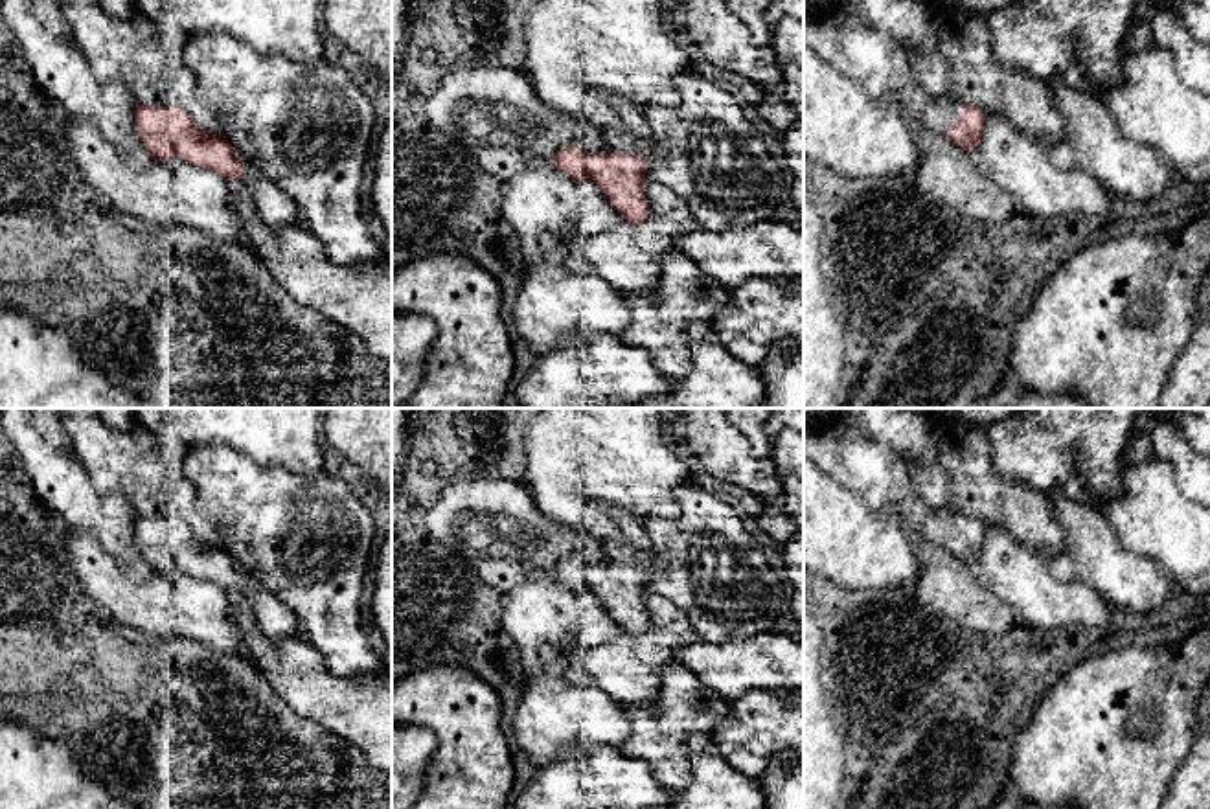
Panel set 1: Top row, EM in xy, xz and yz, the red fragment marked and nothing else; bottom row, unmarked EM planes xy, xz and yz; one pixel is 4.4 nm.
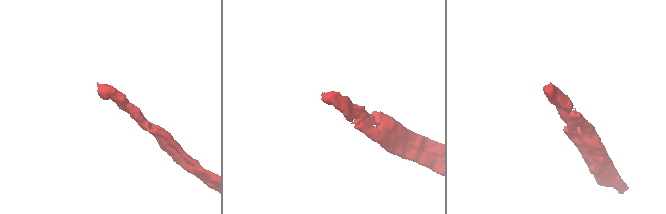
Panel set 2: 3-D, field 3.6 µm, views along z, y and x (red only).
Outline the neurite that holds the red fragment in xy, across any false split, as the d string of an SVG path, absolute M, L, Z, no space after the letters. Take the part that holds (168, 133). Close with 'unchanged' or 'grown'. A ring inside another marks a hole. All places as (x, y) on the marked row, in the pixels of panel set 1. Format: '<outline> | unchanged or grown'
M136 103L134 129L154 162L182 158L228 180L245 173L245 164L228 138L200 129L182 107Z | unchanged

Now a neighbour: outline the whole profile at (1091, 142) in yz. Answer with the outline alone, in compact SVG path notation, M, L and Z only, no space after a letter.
M1061 75L1048 83L1063 118L1063 140L1041 140L1065 167L1089 173L1107 193L1135 200L1157 199L1171 186L1171 164L1159 149L1127 138L1105 103L1068 86Z

